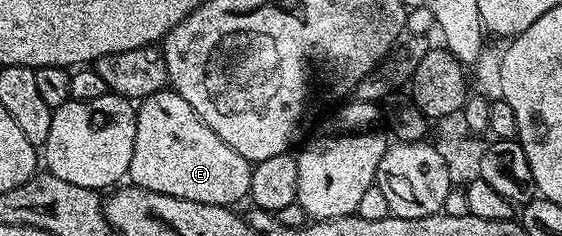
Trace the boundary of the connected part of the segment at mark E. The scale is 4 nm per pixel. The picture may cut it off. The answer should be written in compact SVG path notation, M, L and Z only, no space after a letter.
M165 89L139 100L134 157L130 157L127 173L135 186L186 201L227 207L248 195L252 169L253 164L242 153L234 153L176 91Z

